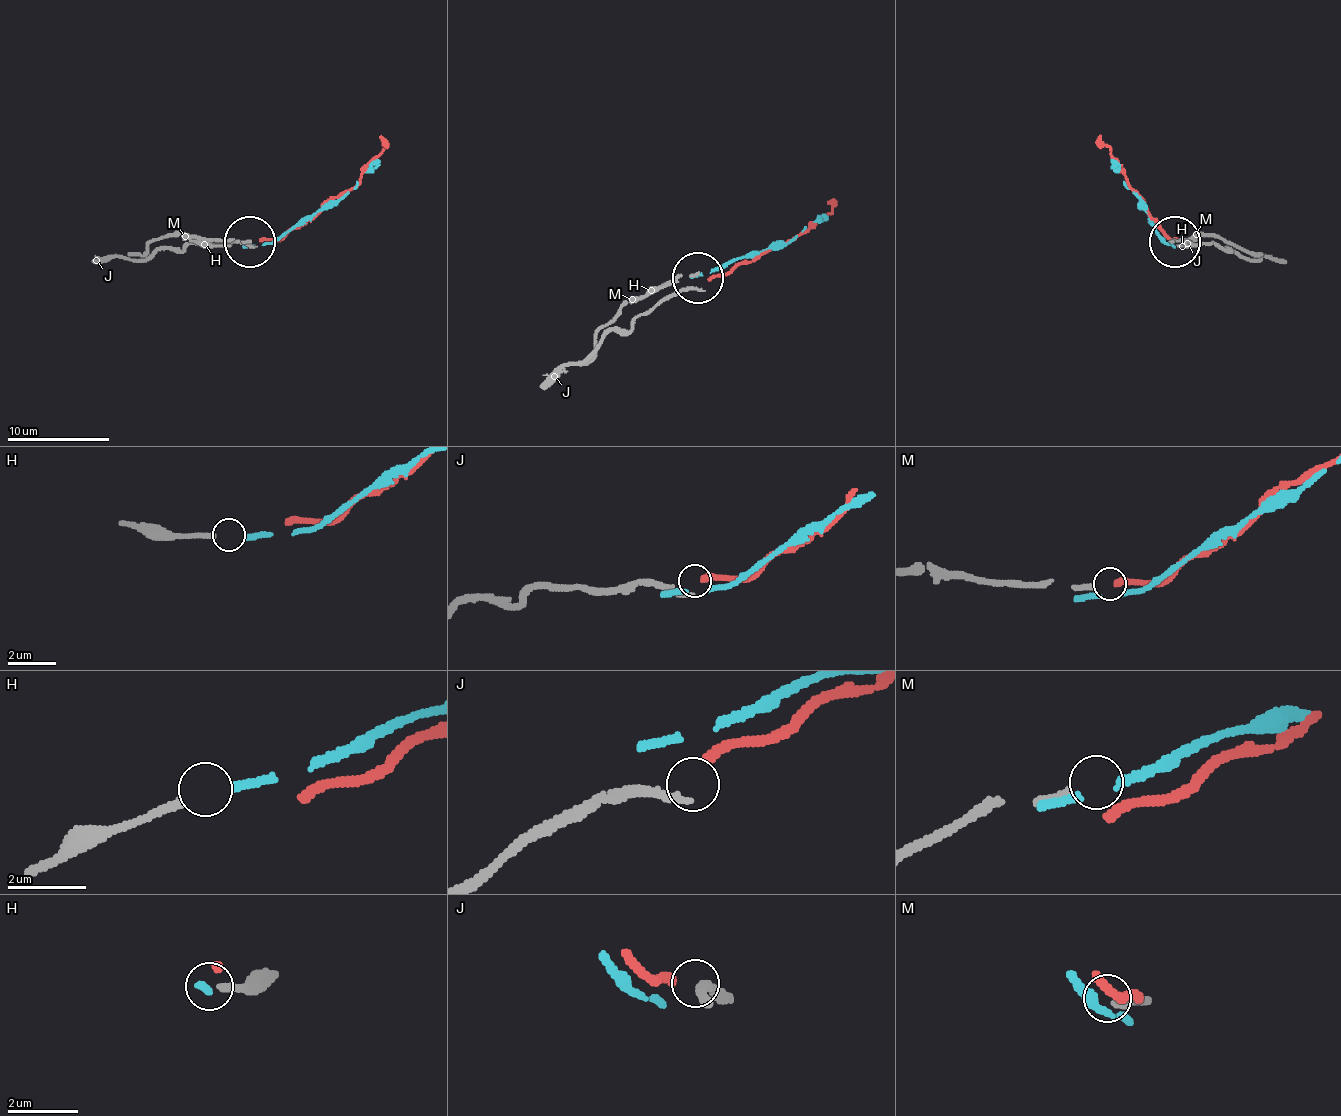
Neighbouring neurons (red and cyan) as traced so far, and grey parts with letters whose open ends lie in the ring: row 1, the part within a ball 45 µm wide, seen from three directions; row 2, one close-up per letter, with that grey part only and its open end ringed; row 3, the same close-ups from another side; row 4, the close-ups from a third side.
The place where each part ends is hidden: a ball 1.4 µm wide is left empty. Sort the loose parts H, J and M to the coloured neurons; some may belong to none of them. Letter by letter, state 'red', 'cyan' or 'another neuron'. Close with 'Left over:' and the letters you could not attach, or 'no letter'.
H: cyan
J: another neuron
M: another neuron
Left over: J, M

